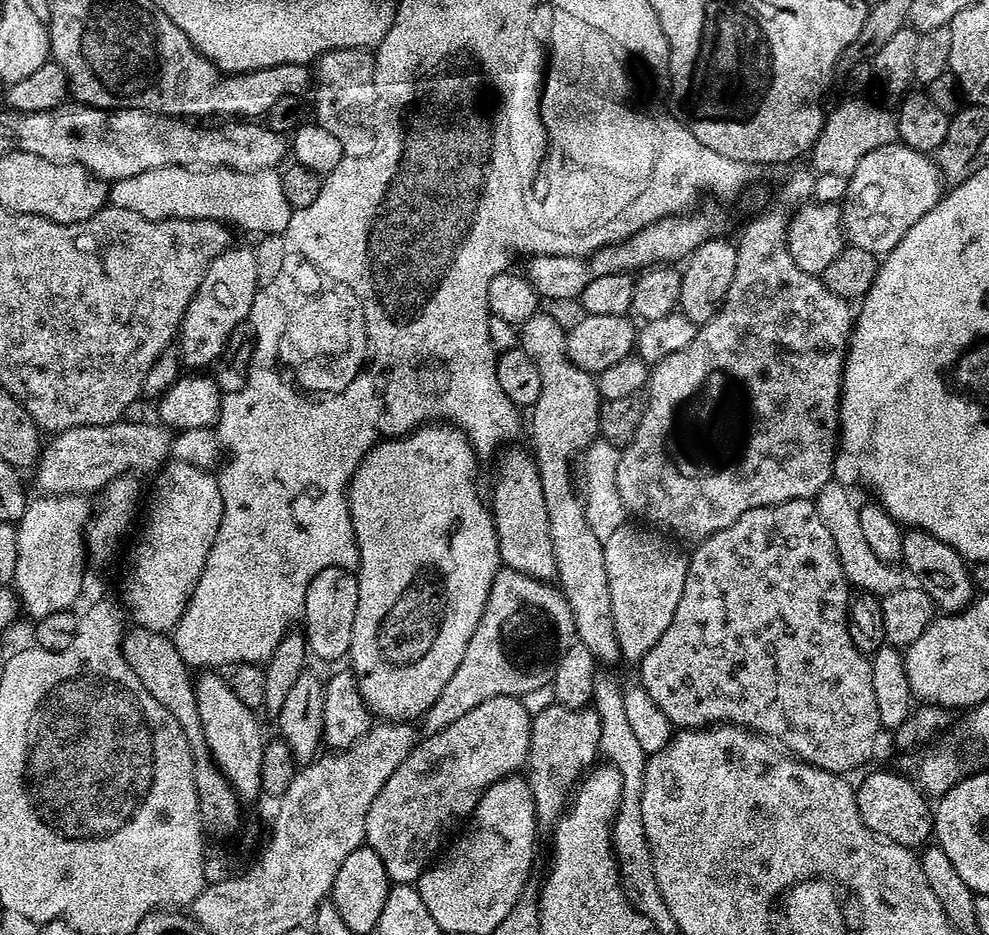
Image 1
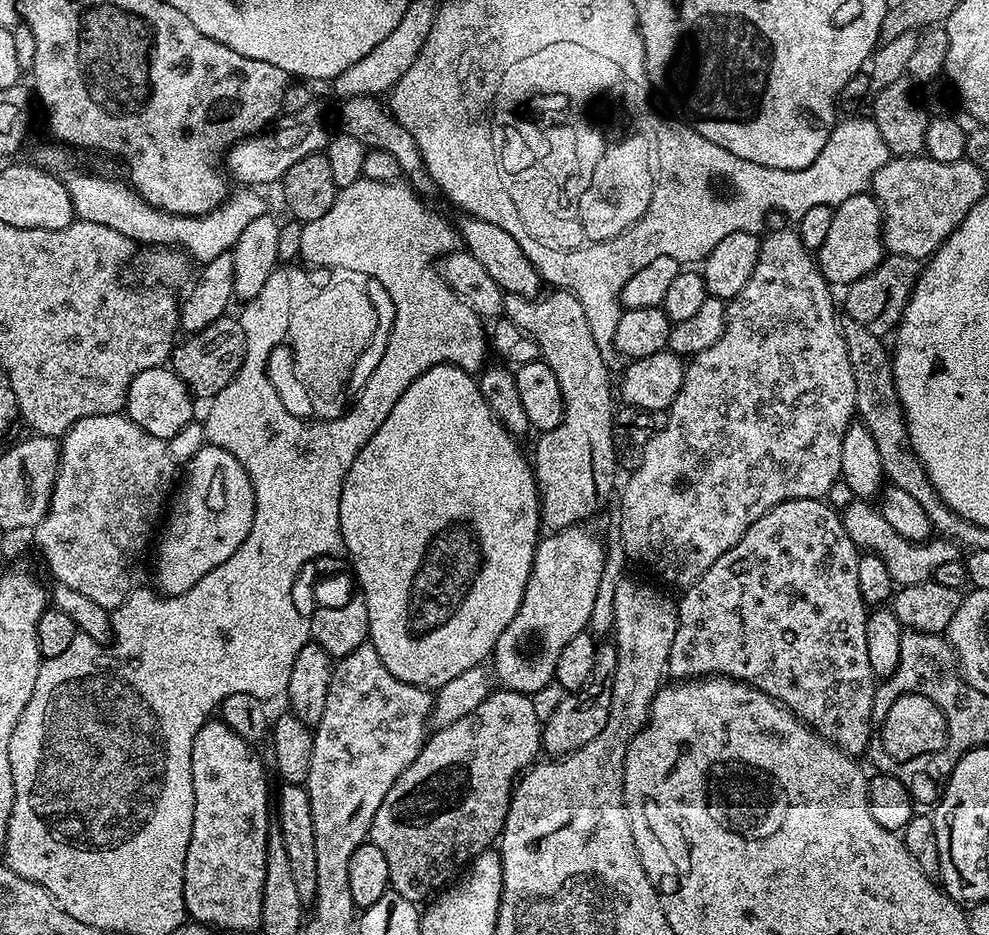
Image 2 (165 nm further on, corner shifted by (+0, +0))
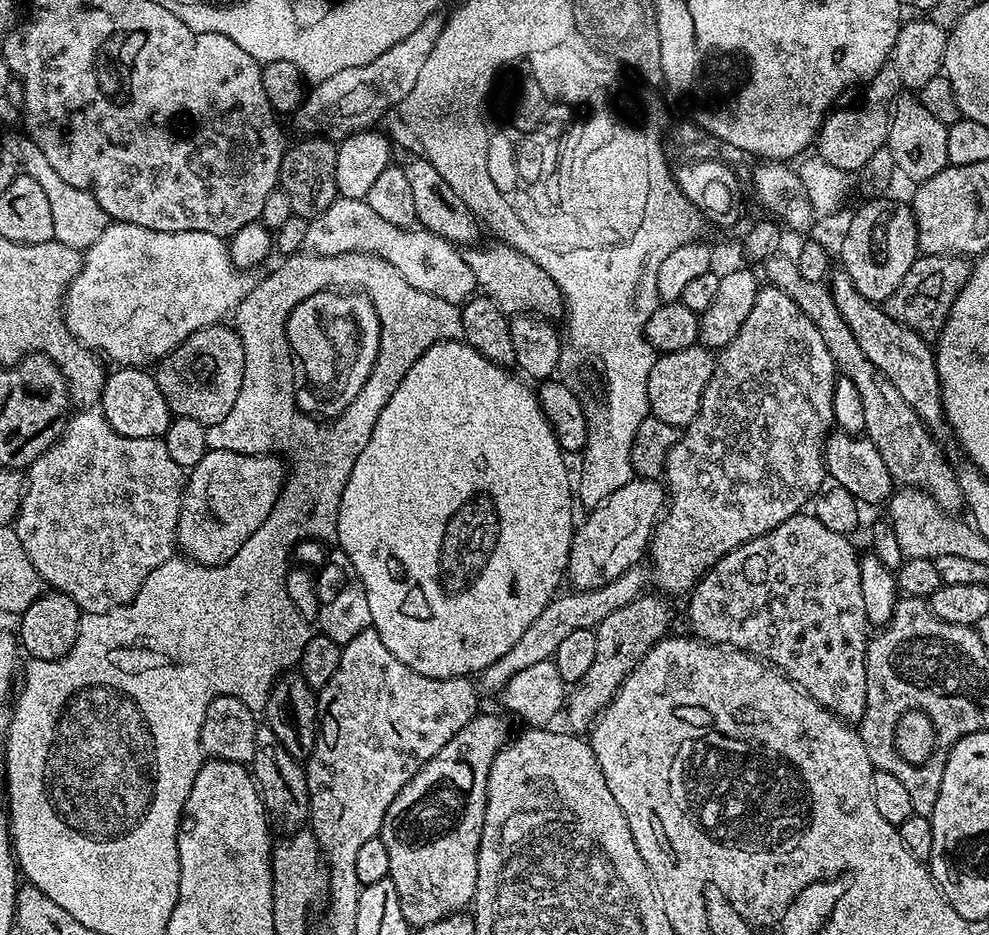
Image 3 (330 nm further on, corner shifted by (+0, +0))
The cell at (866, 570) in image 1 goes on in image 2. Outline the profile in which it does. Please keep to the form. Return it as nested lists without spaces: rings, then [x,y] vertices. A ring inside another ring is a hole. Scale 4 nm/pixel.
[[[856,498],[851,501],[853,504],[848,509],[843,509],[842,519],[844,522],[844,529],[846,534],[856,544],[857,549],[861,553],[872,552],[876,556],[882,558],[882,562],[886,562],[886,570],[890,570],[890,578],[893,585],[903,586],[906,584],[921,584],[924,580],[932,579],[934,570],[938,570],[938,566],[942,566],[942,562],[954,562],[958,558],[958,548],[953,541],[947,538],[933,538],[925,540],[922,544],[915,544],[906,538],[902,538],[902,534],[898,534],[898,530],[894,530],[892,520],[889,517],[880,513],[879,507],[873,506],[872,508],[867,499]]]

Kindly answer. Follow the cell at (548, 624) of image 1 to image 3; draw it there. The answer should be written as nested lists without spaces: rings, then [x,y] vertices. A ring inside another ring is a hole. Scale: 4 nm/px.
[[[634,478],[626,482],[607,500],[587,513],[584,521],[575,525],[568,555],[566,580],[573,589],[590,590],[614,582],[626,570],[645,559],[648,542],[666,504],[666,488],[660,480]]]

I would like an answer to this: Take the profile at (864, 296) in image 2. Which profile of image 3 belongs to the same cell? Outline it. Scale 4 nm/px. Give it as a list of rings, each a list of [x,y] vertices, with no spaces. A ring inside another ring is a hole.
[[[917,255],[910,270],[906,270],[906,278],[898,282],[898,290],[890,294],[882,302],[886,315],[904,327],[917,332],[925,338],[939,337],[944,329],[946,318],[972,273],[972,264],[962,256],[926,256]]]

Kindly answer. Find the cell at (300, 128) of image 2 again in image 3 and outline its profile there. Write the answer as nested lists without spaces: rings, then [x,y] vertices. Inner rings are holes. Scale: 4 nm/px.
[[[443,15],[427,16],[411,34],[402,38],[402,42],[378,54],[374,62],[366,62],[366,66],[354,66],[350,70],[338,70],[338,74],[330,74],[330,78],[315,81],[307,89],[300,109],[294,113],[297,126],[304,131],[301,133],[339,142],[356,132],[371,129],[375,120],[382,119],[392,107],[393,111],[403,104],[406,94],[410,94],[422,65],[426,58],[430,58],[430,50],[434,50],[434,42],[438,42],[444,22]]]

